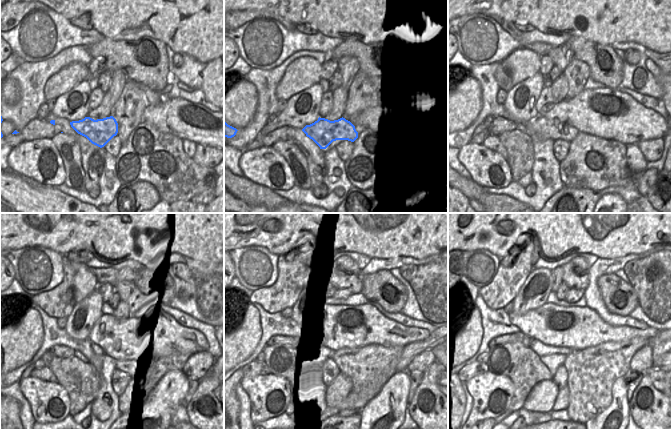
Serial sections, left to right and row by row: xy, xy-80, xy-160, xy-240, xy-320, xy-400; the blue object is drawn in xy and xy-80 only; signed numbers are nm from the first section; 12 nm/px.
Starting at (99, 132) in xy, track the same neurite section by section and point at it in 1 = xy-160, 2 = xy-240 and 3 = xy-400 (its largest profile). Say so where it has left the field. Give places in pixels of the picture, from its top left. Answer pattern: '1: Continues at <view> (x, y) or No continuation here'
1: Continues at xy-160 (545, 128)
2: Continues at xy-240 (137, 360)
3: Continues at xy-400 (584, 366).

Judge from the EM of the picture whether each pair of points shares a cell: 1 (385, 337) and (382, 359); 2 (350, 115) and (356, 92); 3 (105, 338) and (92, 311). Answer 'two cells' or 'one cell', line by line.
1: two cells
2: one cell
3: two cells

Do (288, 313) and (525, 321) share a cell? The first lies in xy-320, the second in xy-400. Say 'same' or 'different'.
different

